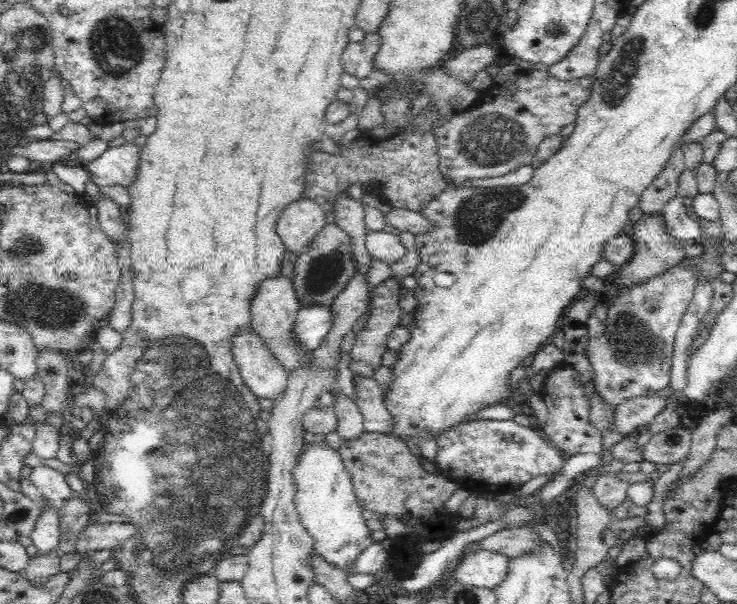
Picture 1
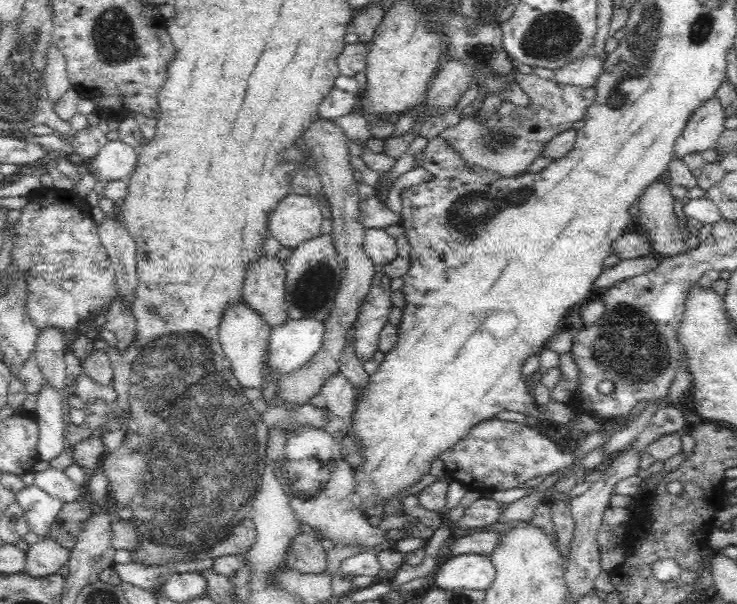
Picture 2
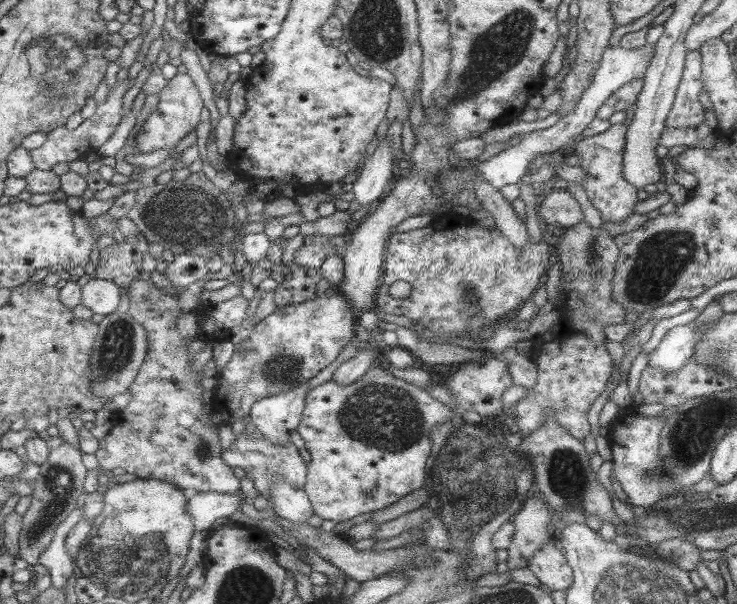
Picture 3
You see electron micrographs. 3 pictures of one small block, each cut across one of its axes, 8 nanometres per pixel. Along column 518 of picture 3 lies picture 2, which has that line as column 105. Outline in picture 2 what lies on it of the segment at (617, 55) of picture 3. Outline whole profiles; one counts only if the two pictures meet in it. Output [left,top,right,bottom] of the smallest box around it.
[85,140,138,184]

